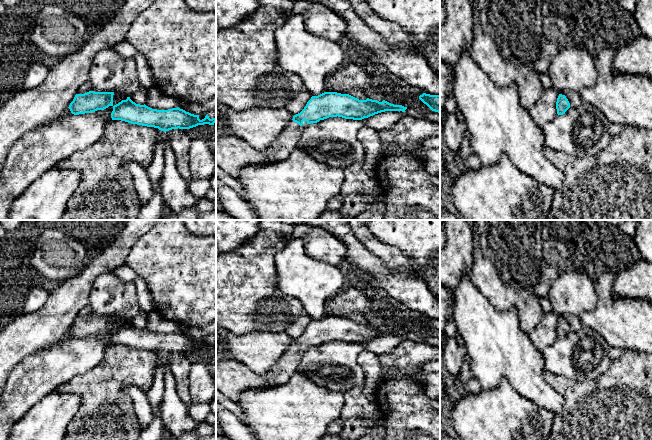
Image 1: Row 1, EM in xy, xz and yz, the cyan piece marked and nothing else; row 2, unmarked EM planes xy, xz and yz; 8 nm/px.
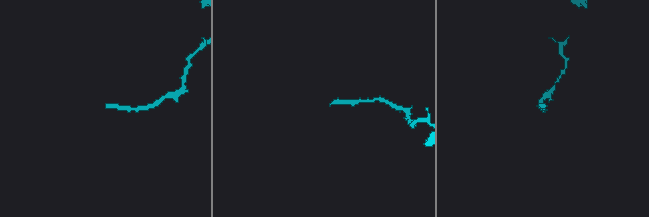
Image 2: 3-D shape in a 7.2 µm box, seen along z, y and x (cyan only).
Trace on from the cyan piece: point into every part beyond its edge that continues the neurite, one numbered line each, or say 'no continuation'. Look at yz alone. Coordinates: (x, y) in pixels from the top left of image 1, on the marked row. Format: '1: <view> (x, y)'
1: yz (575, 100)

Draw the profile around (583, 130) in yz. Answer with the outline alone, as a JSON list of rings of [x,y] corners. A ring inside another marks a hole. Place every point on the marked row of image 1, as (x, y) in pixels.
[[[588,102],[569,108],[543,127],[544,144],[557,152],[583,157],[604,150],[610,140],[610,122]]]

